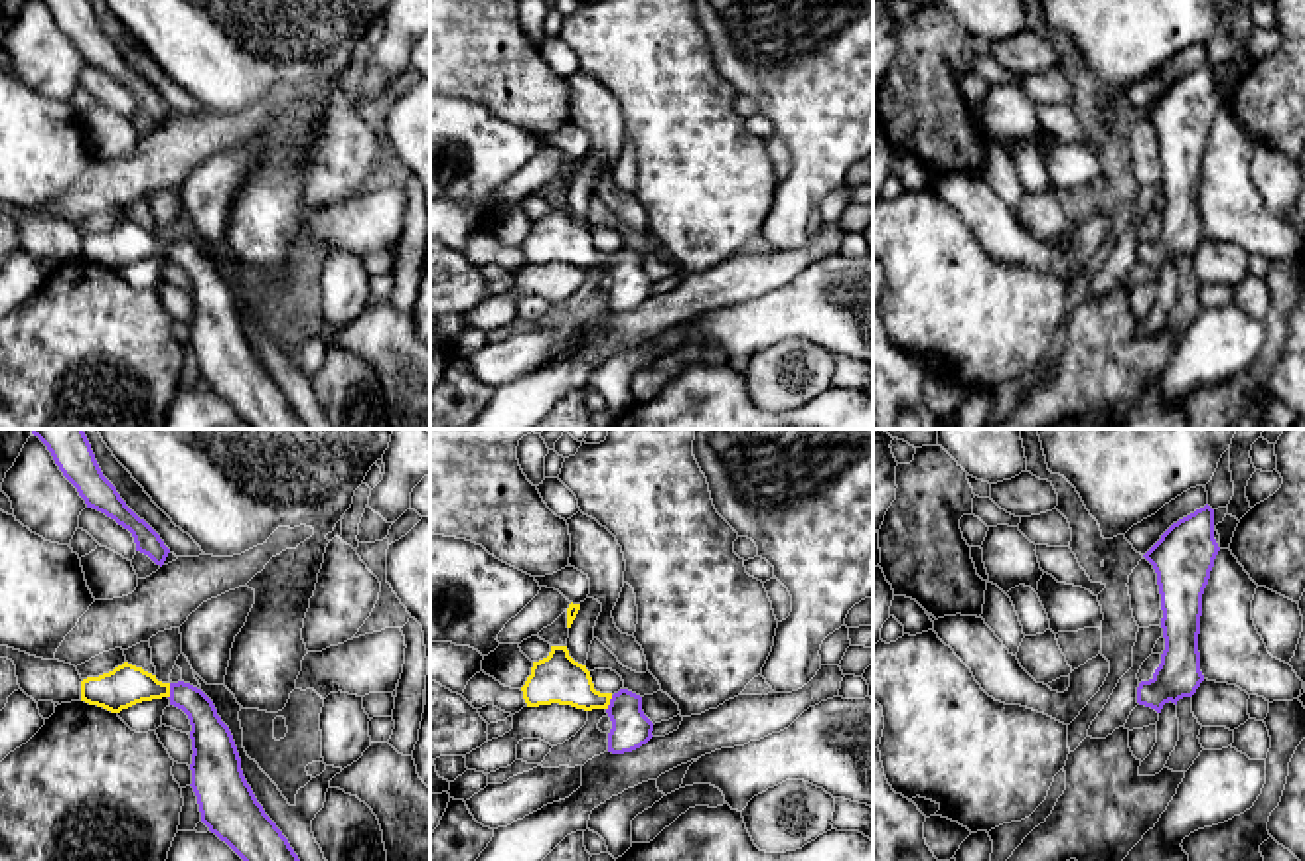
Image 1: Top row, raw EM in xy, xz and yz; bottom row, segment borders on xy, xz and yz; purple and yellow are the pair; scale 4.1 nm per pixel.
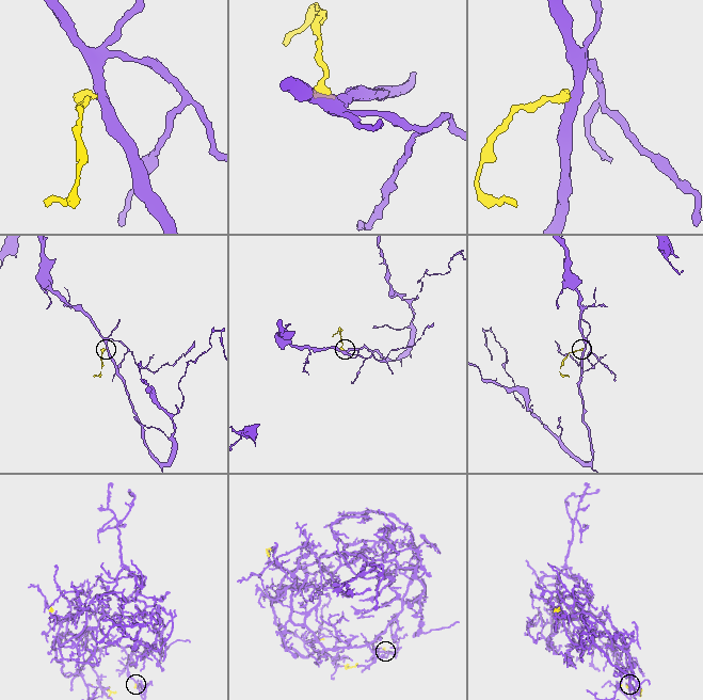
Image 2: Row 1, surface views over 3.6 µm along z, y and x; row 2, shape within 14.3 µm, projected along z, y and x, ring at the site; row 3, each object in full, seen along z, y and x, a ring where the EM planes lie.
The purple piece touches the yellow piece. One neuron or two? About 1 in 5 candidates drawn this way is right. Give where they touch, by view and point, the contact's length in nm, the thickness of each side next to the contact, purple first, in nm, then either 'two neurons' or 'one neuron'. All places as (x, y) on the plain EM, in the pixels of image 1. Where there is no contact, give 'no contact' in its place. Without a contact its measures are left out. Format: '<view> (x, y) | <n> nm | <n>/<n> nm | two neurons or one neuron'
xy (170, 249) | 60 nm | 160/170 nm | two neurons

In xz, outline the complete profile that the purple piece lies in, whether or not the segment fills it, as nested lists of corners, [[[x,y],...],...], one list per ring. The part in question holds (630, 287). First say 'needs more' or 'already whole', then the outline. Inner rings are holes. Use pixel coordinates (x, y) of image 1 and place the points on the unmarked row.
already whole; [[[620,247],[612,253],[606,271],[612,278],[608,310],[632,310],[653,294],[653,280],[644,273],[640,253]]]

